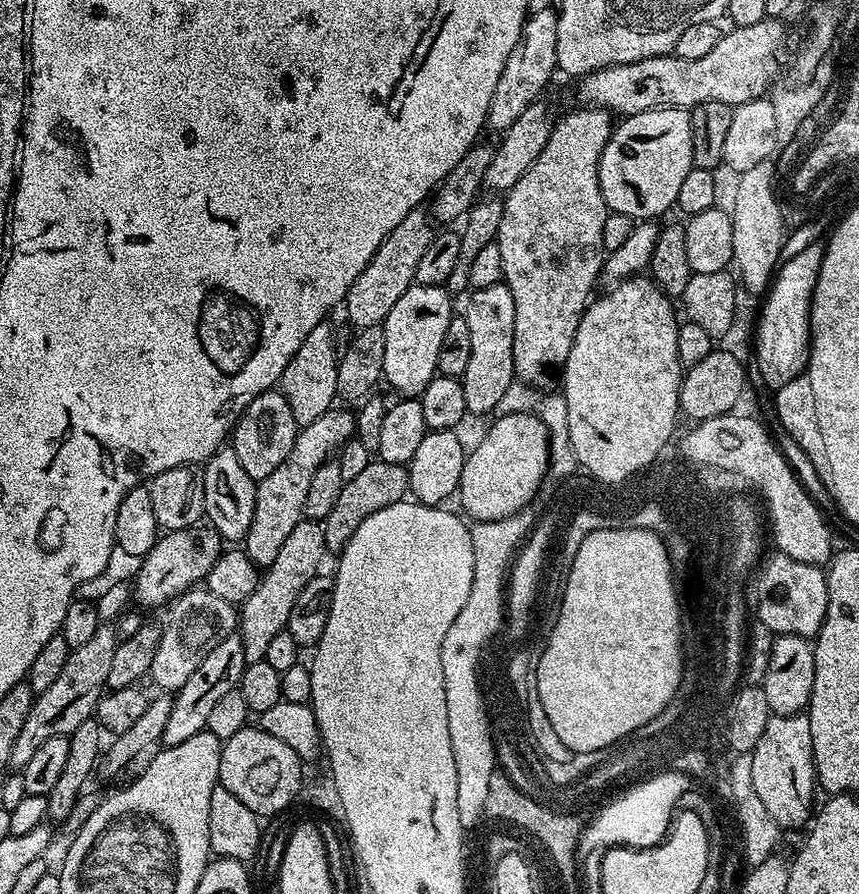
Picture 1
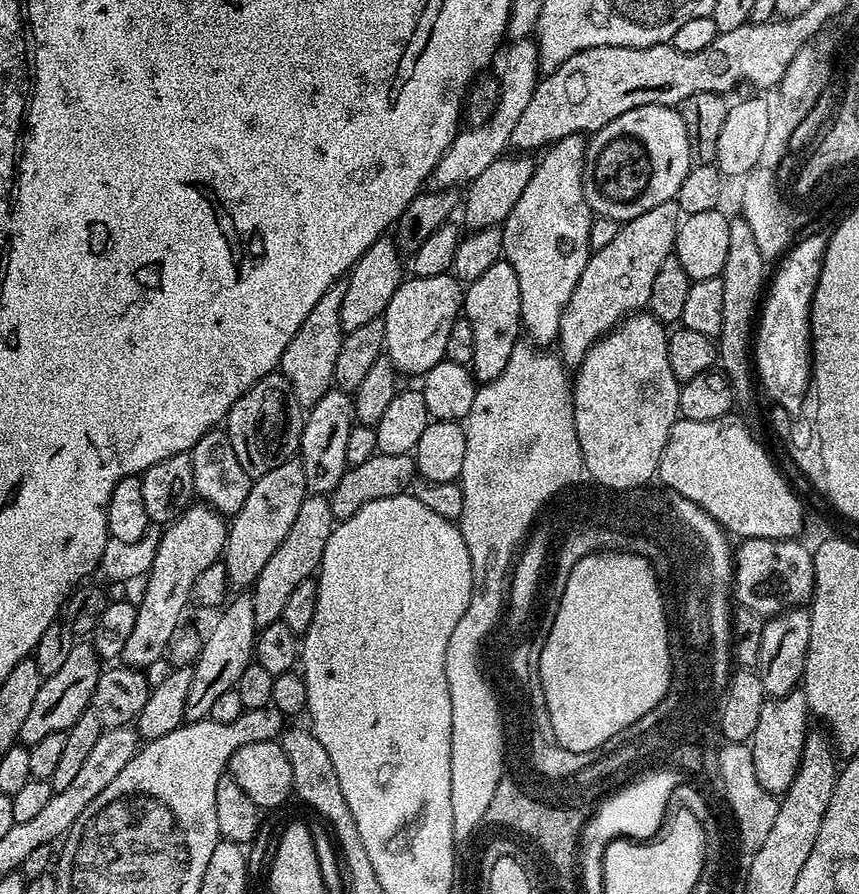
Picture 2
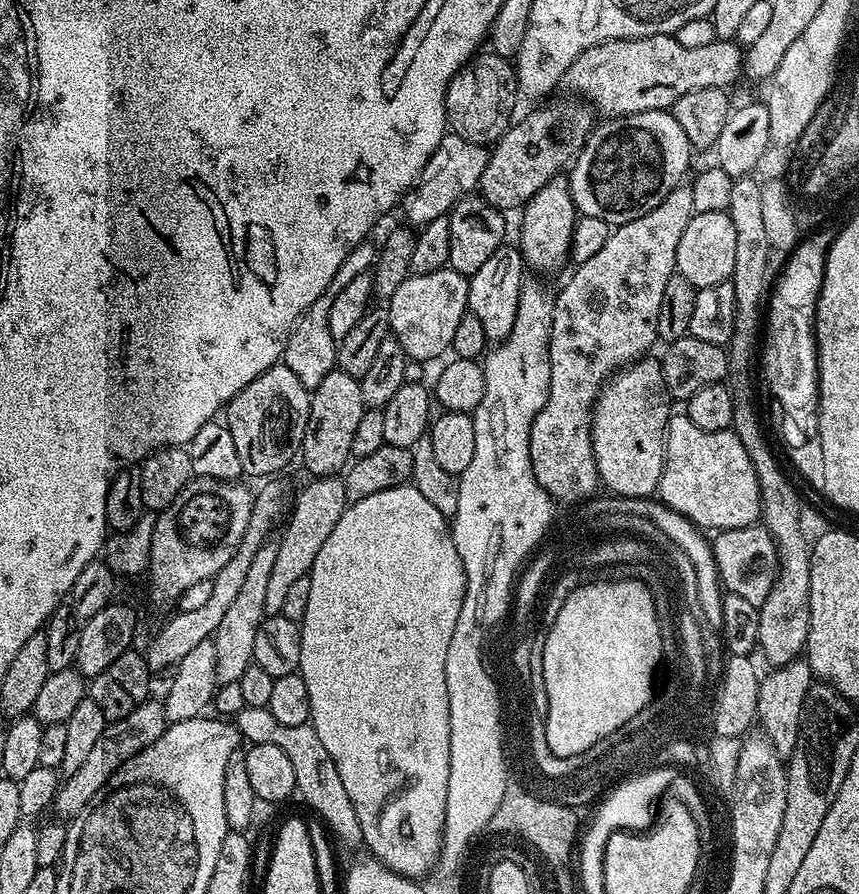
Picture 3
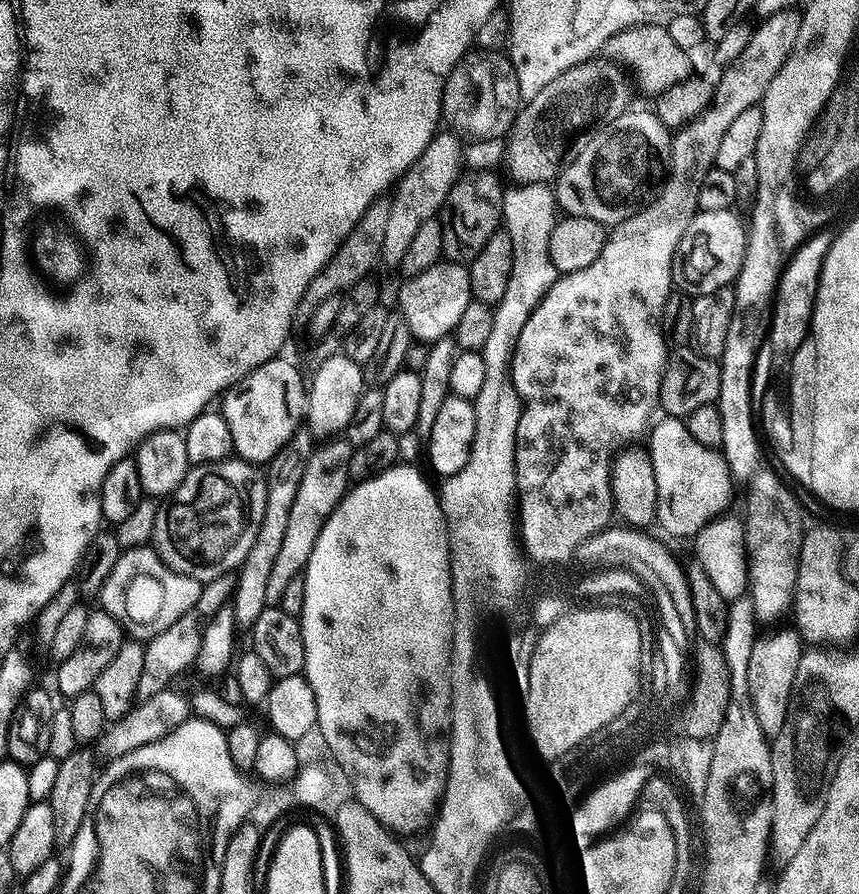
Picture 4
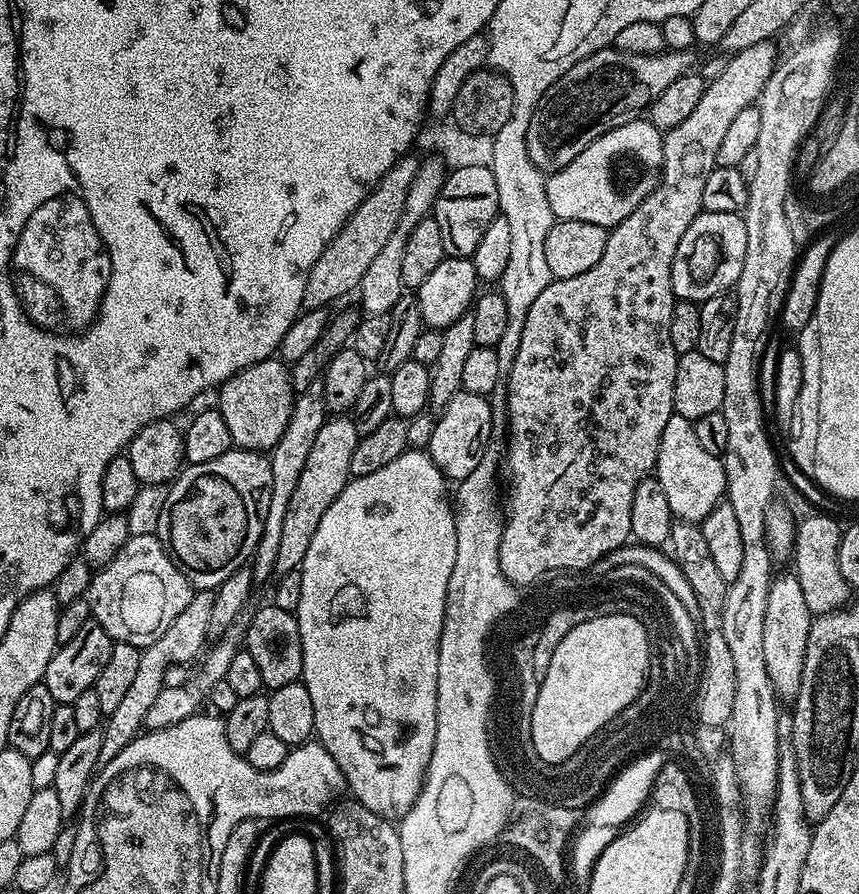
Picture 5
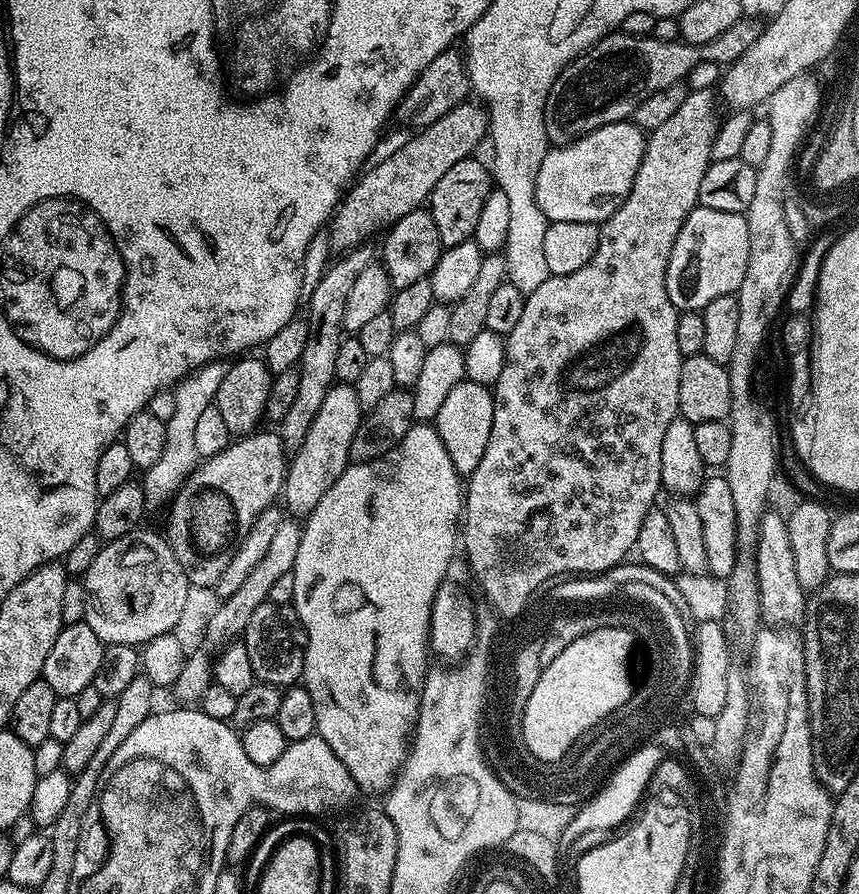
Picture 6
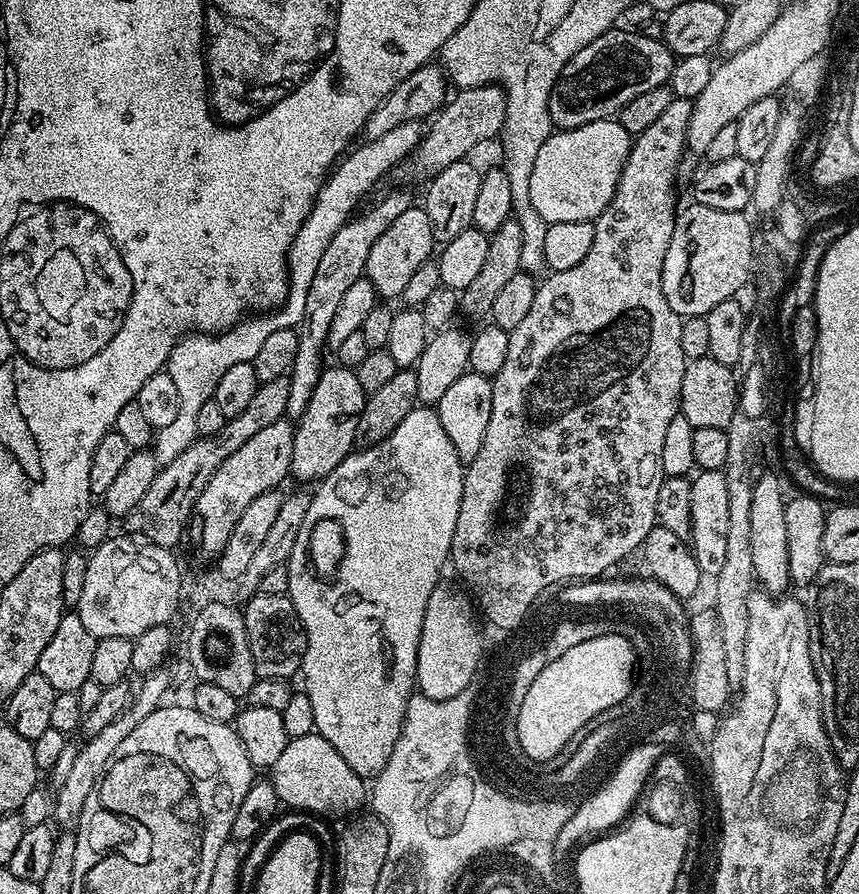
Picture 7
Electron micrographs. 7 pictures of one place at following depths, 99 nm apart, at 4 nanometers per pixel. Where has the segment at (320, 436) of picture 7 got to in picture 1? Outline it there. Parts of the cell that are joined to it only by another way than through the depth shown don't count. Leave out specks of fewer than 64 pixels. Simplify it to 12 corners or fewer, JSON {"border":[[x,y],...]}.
{"border":[[302,519],[238,608],[245,664],[264,659],[326,557]]}

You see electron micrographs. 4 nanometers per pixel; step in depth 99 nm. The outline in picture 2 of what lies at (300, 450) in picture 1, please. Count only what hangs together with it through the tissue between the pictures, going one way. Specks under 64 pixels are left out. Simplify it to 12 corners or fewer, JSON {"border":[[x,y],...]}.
{"border":[[296,458],[253,479],[222,563],[255,584],[307,496]]}

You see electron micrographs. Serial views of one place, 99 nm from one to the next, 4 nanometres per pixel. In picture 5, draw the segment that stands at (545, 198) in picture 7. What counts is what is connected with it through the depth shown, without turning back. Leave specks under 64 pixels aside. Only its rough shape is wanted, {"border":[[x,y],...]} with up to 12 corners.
{"border":[[647,118],[602,134],[546,180],[557,220],[622,223],[660,181]]}

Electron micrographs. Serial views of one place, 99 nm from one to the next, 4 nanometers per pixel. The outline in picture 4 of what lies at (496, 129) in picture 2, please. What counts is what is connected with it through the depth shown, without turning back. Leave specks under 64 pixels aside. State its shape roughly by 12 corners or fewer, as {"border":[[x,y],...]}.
{"border":[[437,131],[397,181],[381,259],[399,264],[462,175],[461,141]]}

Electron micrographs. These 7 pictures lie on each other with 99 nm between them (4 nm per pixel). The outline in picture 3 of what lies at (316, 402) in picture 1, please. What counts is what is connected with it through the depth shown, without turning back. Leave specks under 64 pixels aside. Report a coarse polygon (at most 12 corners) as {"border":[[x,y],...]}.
{"border":[[377,245],[350,250],[301,314],[282,362],[314,390],[337,367],[330,306],[375,265]]}

